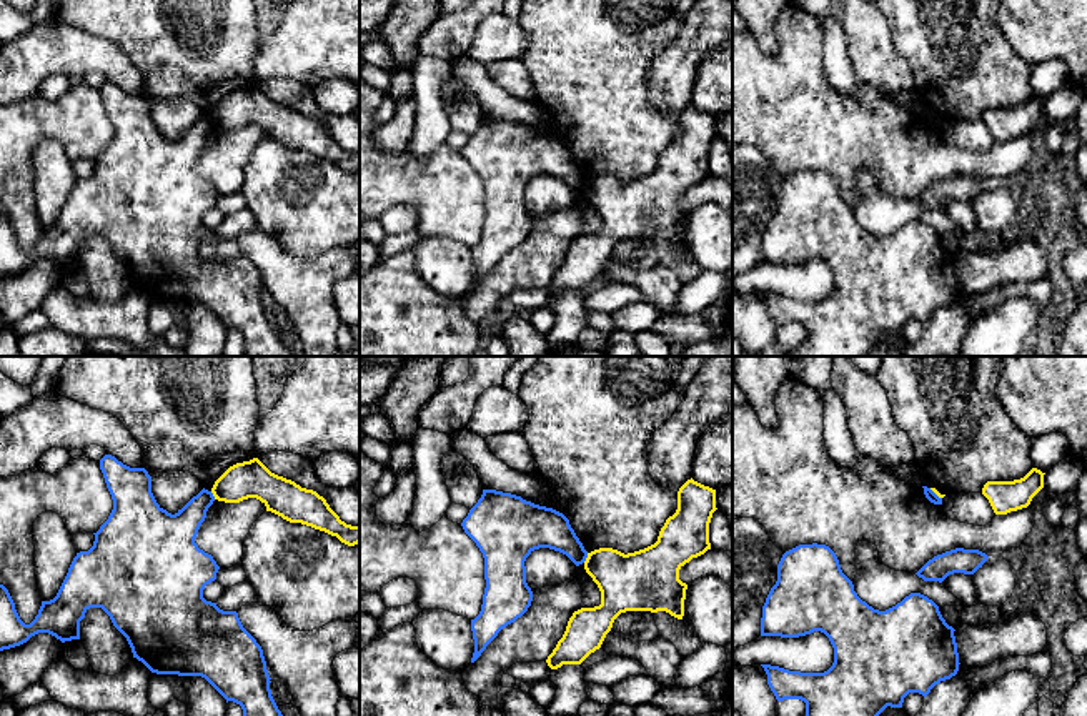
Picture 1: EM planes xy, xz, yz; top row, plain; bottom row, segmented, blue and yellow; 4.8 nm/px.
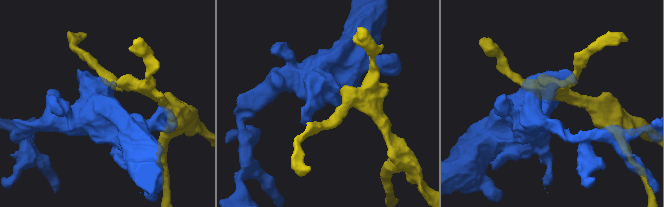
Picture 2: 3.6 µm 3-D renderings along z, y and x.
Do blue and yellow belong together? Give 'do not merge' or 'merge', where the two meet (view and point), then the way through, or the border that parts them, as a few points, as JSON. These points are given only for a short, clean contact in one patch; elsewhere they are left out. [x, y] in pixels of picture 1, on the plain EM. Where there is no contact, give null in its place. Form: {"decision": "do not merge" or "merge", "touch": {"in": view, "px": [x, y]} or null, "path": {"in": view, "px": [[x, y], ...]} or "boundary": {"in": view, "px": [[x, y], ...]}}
{"decision": "do not merge", "touch": {"in": "xz", "px": [586, 183]}, "boundary": {"in": "xz", "px": [[588, 180], [583, 188]]}}

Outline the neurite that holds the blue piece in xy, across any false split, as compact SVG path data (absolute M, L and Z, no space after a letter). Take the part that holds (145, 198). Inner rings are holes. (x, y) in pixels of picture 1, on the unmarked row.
M112 82L100 87L113 127L108 147L95 162L93 173L73 185L68 200L50 228L25 251L8 216L0 211L0 278L48 260L62 270L80 266L80 248L90 235L102 235L127 265L133 285L151 300L201 303L225 326L241 333L248 356L303 356L278 336L261 273L243 255L236 238L223 238L203 225L206 211L216 206L220 193L195 170L215 123L201 117L175 142L163 137L151 120L145 95L130 95Z

